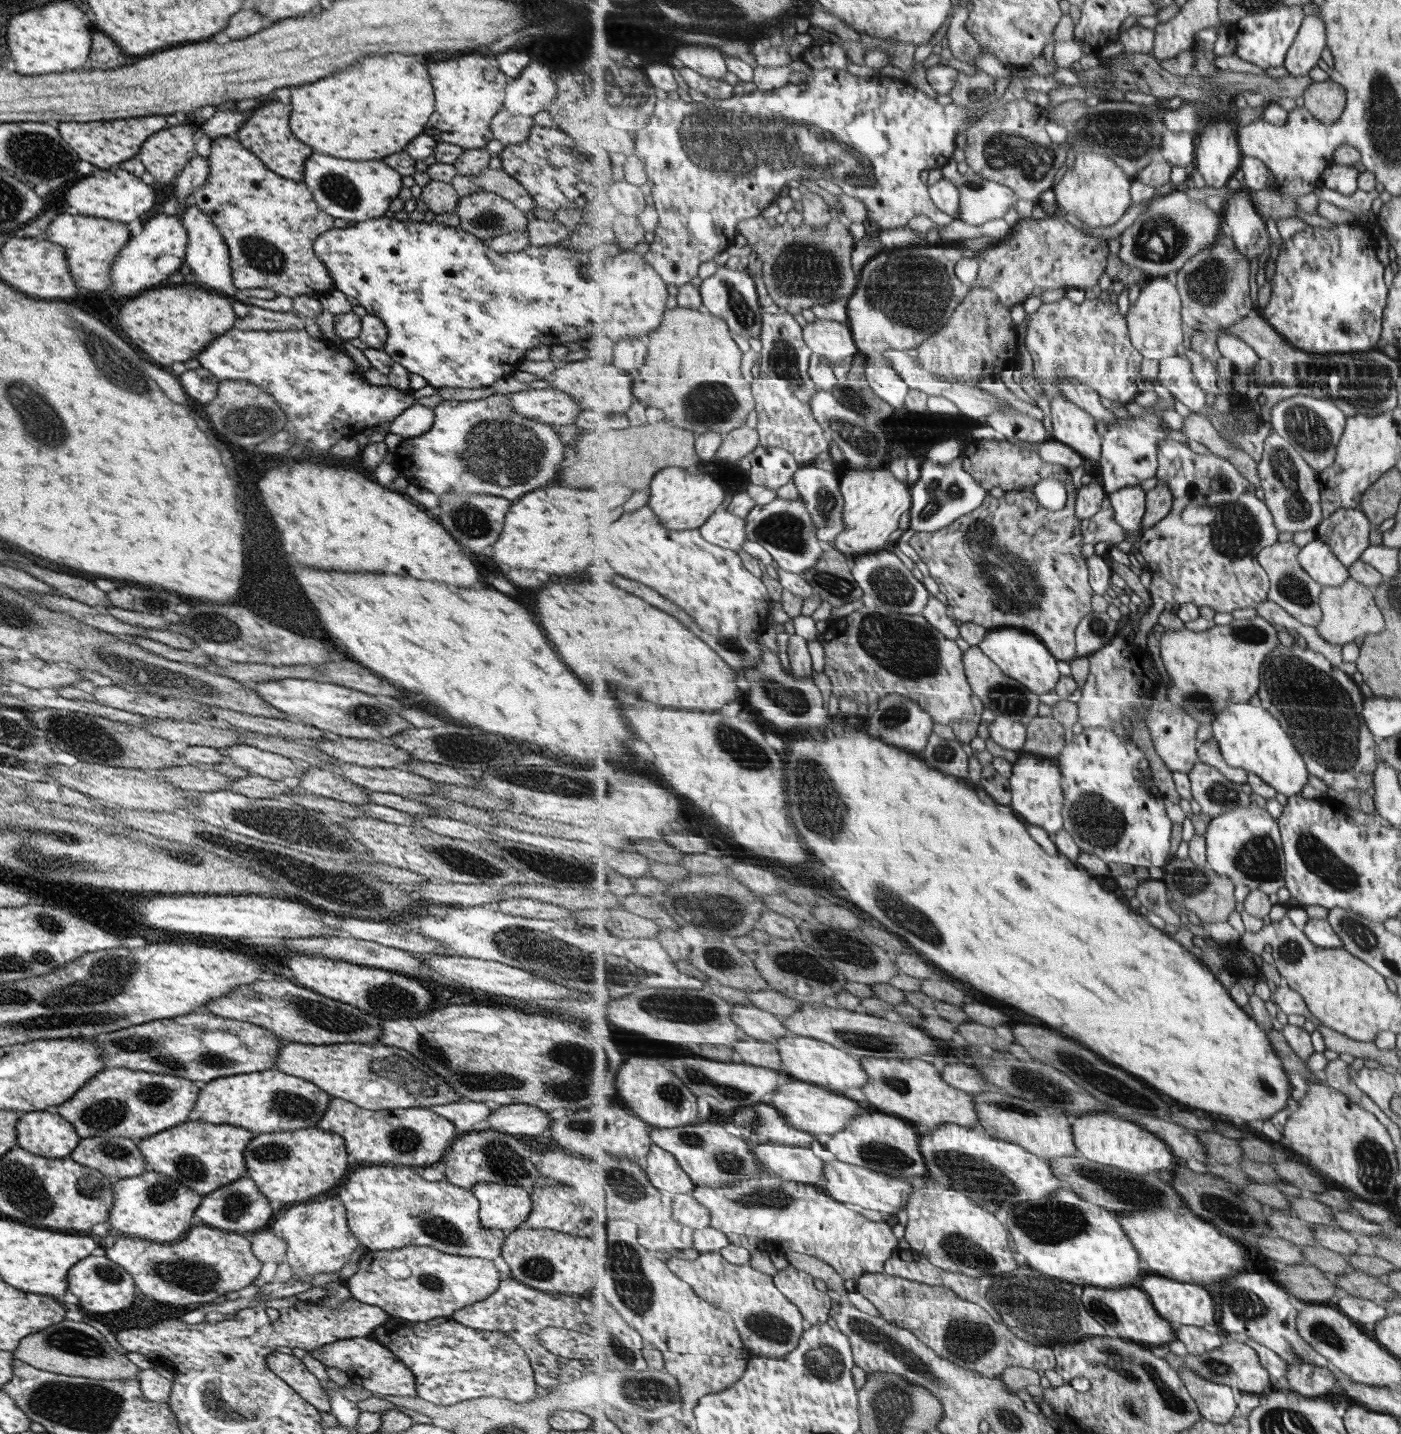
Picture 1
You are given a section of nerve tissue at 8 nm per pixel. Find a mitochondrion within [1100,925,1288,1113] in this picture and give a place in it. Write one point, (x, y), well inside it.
(1264, 1085)

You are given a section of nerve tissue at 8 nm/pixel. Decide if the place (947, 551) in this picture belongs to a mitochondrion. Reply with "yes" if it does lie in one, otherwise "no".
no

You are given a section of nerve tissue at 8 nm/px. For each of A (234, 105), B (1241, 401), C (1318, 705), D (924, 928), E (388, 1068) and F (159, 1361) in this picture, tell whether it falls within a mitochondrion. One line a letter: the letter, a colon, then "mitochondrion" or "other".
A: other
B: other
C: mitochondrion
D: mitochondrion
E: mitochondrion
F: other

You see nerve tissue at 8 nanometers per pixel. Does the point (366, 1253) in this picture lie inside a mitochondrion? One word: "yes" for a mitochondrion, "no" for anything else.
no

